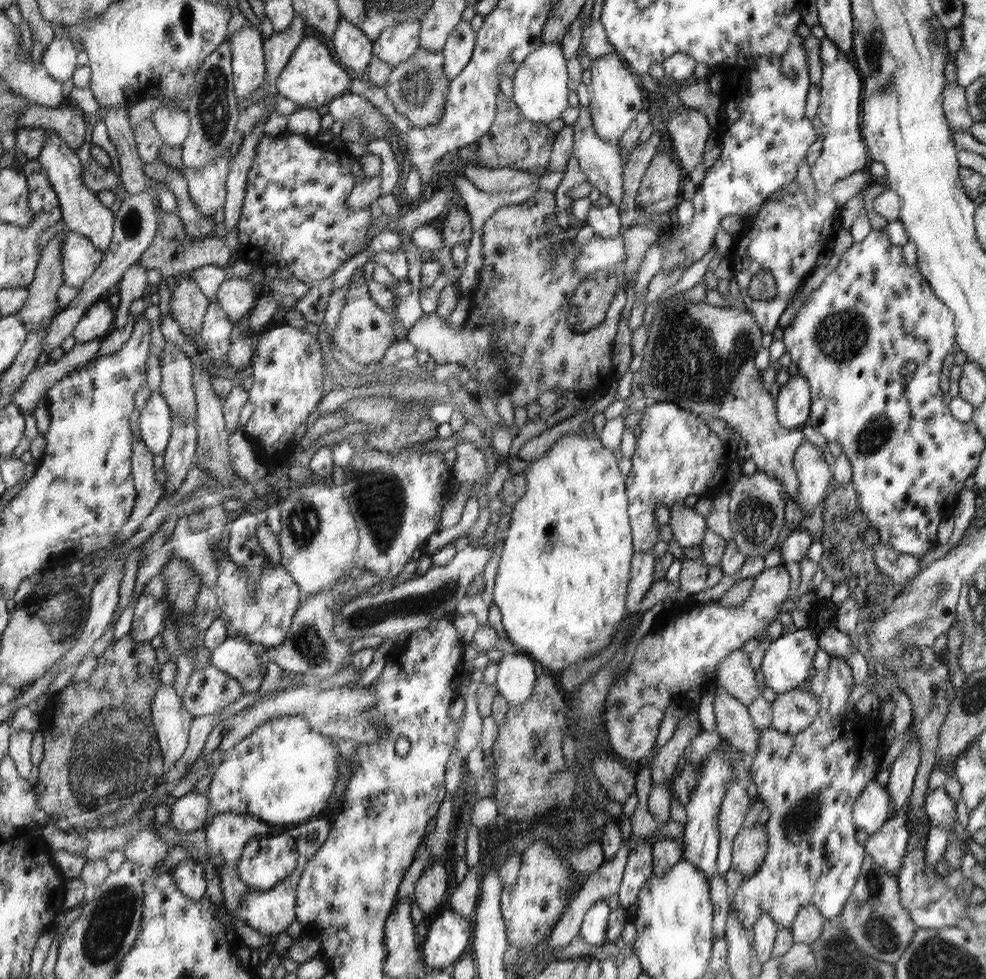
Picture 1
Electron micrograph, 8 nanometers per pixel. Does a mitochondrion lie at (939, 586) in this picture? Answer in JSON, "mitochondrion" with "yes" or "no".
{"mitochondrion":"yes"}

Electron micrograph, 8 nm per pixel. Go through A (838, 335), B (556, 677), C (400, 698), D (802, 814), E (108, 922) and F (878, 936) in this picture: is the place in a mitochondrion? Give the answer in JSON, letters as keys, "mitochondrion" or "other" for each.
{"A":"mitochondrion","B":"other","C":"other","D":"mitochondrion","E":"mitochondrion","F":"mitochondrion"}

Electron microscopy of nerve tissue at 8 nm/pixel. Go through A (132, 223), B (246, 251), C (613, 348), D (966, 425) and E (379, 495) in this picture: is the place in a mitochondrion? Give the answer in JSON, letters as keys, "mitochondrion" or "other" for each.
{"A":"mitochondrion","B":"other","C":"other","D":"other","E":"mitochondrion"}

